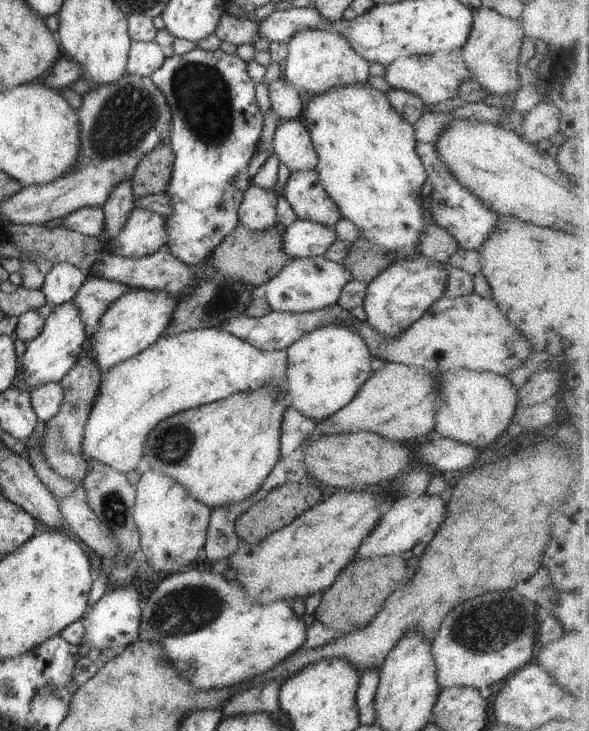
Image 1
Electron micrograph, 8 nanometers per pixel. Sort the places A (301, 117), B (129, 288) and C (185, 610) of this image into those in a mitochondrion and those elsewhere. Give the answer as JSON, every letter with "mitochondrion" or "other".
{"A":"other","B":"other","C":"mitochondrion"}

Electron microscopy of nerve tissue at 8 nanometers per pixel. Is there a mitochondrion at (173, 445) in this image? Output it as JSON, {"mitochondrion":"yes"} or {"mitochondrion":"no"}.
{"mitochondrion":"yes"}

